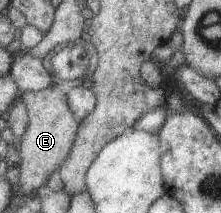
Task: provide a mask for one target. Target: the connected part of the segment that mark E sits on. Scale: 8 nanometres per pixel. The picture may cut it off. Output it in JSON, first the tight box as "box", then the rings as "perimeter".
{"box":[17,82,79,195],"perimeter":[[[59,82],[52,83],[49,88],[39,92],[22,92],[19,100],[25,105],[28,116],[25,134],[19,140],[18,149],[20,162],[17,167],[17,182],[20,195],[34,192],[39,186],[46,184],[49,175],[65,162],[79,124],[67,106],[64,87]]]}

